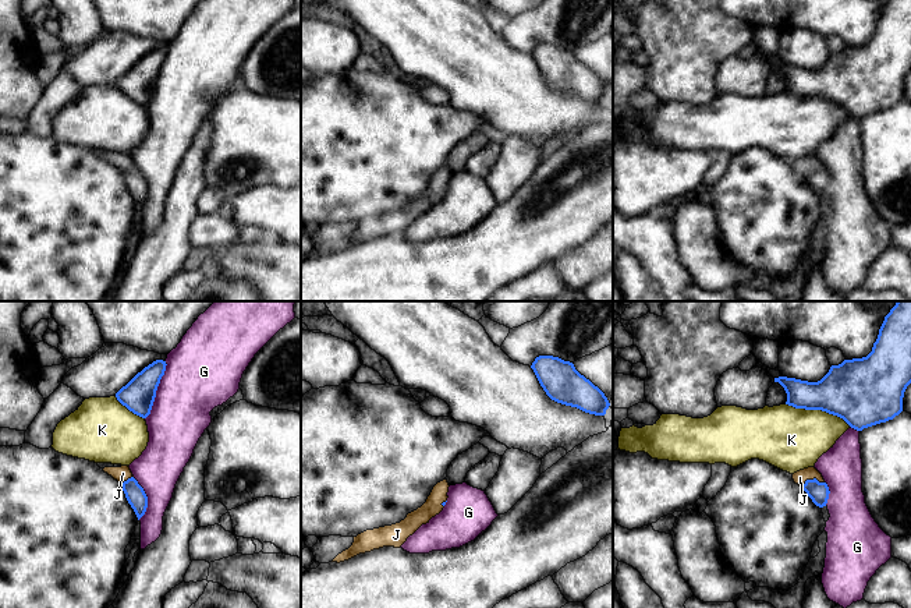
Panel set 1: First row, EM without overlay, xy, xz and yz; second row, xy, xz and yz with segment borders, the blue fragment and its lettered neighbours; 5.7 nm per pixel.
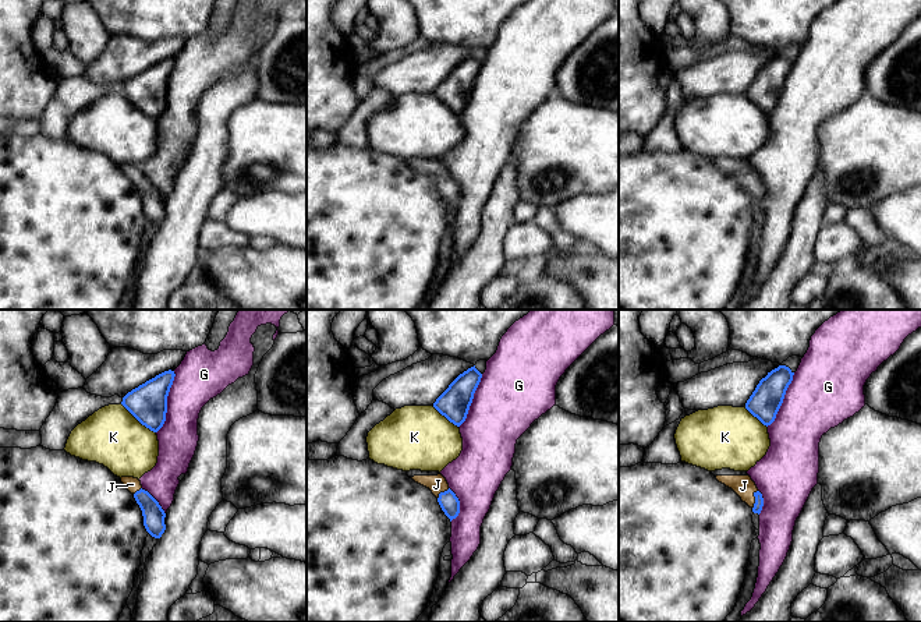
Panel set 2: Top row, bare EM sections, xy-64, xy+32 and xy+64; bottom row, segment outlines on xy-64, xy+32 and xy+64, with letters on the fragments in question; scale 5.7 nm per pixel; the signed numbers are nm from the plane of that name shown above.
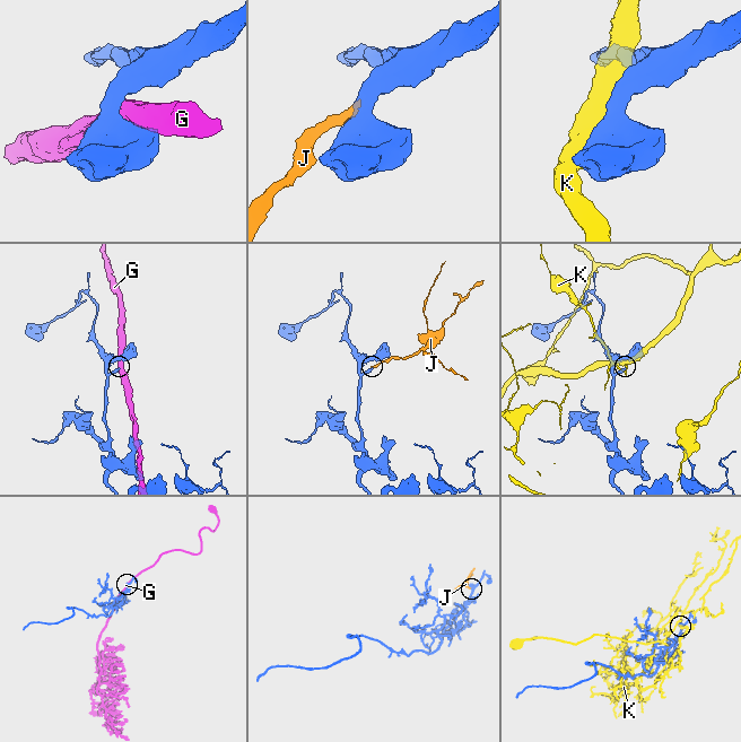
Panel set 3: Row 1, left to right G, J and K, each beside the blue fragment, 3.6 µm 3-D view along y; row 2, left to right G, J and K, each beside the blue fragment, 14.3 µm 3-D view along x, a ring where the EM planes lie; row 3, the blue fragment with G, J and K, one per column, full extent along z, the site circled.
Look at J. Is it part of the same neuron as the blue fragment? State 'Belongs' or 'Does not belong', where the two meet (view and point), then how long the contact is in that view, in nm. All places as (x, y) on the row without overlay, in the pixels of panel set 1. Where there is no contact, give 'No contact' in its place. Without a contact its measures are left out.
Belongs. Touches blue at yz (811, 168). Shared border 140 nm

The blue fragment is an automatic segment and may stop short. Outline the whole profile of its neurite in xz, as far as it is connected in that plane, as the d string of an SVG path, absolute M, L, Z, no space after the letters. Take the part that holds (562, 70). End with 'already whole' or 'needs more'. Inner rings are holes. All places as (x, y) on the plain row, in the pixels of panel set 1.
M539 43L531 56L552 88L589 102L606 102L610 93L607 85L598 74L581 63L573 50L553 43Z; already whole

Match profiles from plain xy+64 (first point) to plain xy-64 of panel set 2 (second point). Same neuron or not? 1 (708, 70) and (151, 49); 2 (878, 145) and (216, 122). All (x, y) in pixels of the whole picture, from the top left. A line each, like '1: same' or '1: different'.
1: same
2: different

